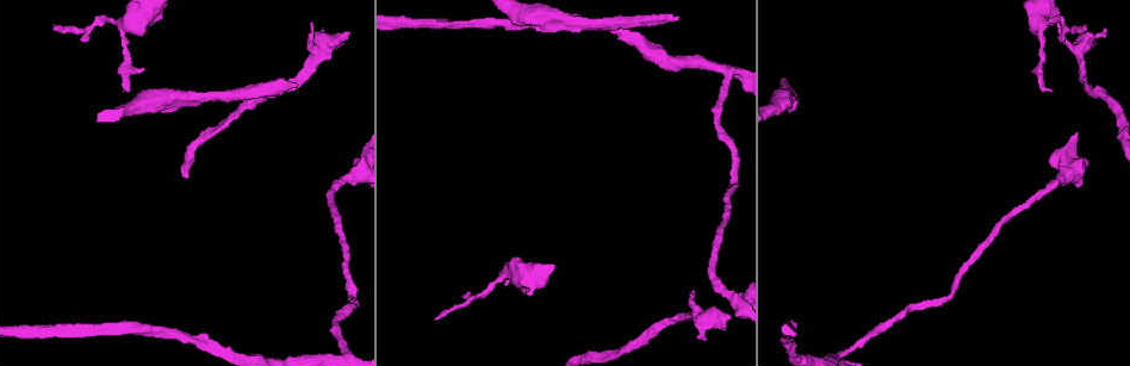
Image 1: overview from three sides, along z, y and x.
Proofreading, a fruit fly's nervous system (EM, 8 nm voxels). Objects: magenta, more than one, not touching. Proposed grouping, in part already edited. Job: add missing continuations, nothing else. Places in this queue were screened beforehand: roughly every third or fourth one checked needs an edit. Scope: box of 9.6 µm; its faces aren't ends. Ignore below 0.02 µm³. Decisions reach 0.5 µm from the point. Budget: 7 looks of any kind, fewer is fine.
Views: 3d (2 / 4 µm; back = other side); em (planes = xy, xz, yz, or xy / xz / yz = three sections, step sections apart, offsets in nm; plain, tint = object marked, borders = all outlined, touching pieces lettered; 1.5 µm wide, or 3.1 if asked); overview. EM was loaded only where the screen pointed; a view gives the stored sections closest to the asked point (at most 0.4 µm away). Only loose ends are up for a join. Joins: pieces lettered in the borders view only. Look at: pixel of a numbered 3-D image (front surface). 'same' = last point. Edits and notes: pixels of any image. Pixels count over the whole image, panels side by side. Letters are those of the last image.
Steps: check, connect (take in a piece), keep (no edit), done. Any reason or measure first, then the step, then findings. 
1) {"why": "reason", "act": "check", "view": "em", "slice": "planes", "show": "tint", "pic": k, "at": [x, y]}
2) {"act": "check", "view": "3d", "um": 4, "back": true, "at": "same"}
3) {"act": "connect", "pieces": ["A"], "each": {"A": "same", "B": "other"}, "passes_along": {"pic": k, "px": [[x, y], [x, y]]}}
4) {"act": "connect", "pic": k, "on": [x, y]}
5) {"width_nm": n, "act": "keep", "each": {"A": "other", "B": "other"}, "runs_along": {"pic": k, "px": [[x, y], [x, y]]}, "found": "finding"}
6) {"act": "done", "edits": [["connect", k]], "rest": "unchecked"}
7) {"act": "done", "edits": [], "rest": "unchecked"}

{"why": "thin end", "act": "check", "view": "3d", "um": 4, "pic": 1, "at": [1085, 25]}

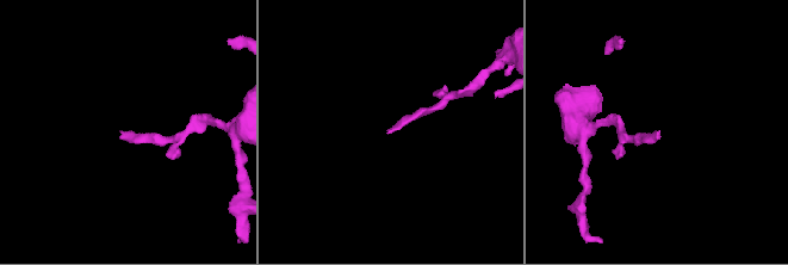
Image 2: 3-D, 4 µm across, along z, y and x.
{"why": "shape alone is not enough", "act": "check", "view": "em", "slice": "xz", "step": 4, "show": "borders", "pic": 2, "at": [656, 132]}

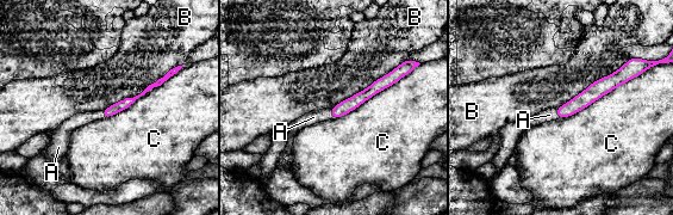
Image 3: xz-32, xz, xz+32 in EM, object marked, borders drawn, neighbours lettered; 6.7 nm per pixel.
{"act": "check", "view": "em", "slice": "planes", "show": "borders", "at": "same"}

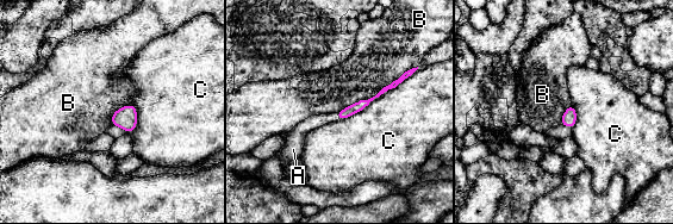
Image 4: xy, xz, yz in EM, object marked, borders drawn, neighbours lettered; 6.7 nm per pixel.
{"width_nm": 70, "act": "connect", "pieces": ["A"], "each": {"A": "same", "B": "other", "C": "other"}, "passes_along": {"pic": 4, "px": [[356, 107], [337, 117], [313, 122]]}, "found": "it goes on there"}

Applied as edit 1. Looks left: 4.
{"act": "check", "view": "3d", "um": 2, "pic": 1, "at": [1058, 25]}

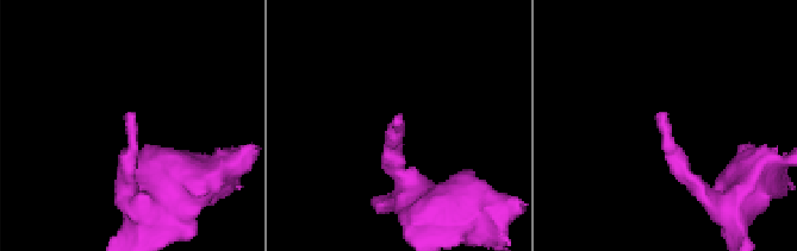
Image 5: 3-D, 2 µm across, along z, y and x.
{"act": "check", "view": "em", "slice": "xy", "step": 8, "show": "tint", "pic": 5, "at": [398, 119]}

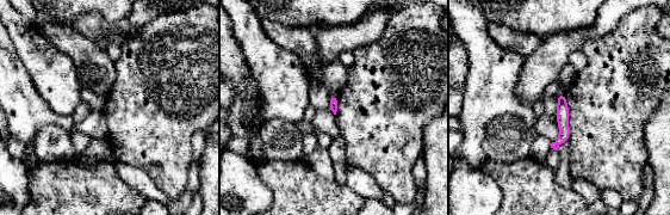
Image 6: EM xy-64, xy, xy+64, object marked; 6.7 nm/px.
{"why": "cut it another way", "act": "check", "view": "em", "slice": "planes", "show": "borders", "at": "same"}

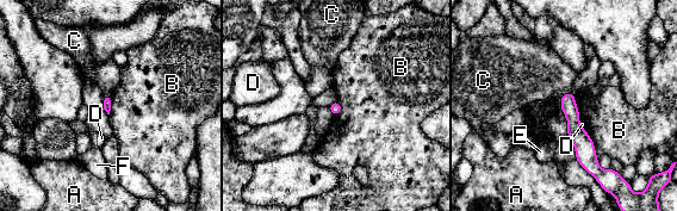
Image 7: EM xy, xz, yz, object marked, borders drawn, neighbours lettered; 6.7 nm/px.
{"longest_contact_nm": ["B", 220], "act": "keep", "each": {"A": "other", "B": "other", "C": "other", "D": "other", "E": "other", "F": "other"}, "runs_along": {"pic": 7, "px": [[567, 95], [573, 129], [592, 171]]}, "found": "no lettered piece goes on from it"}

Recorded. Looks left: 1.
{"act": "done", "edits": [["connect", 4]], "rest": "unchecked"}

